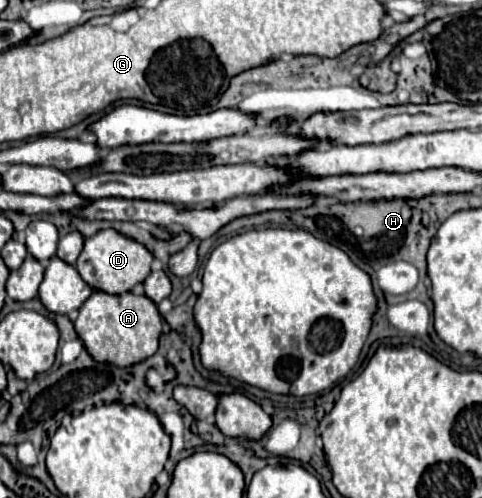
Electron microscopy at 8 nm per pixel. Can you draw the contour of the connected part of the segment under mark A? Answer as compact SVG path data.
M94 291L90 299L82 303L74 325L86 351L94 359L102 363L114 363L118 367L128 367L154 355L158 351L158 339L162 333L162 317L156 303L150 297L134 295L132 291L120 295Z

